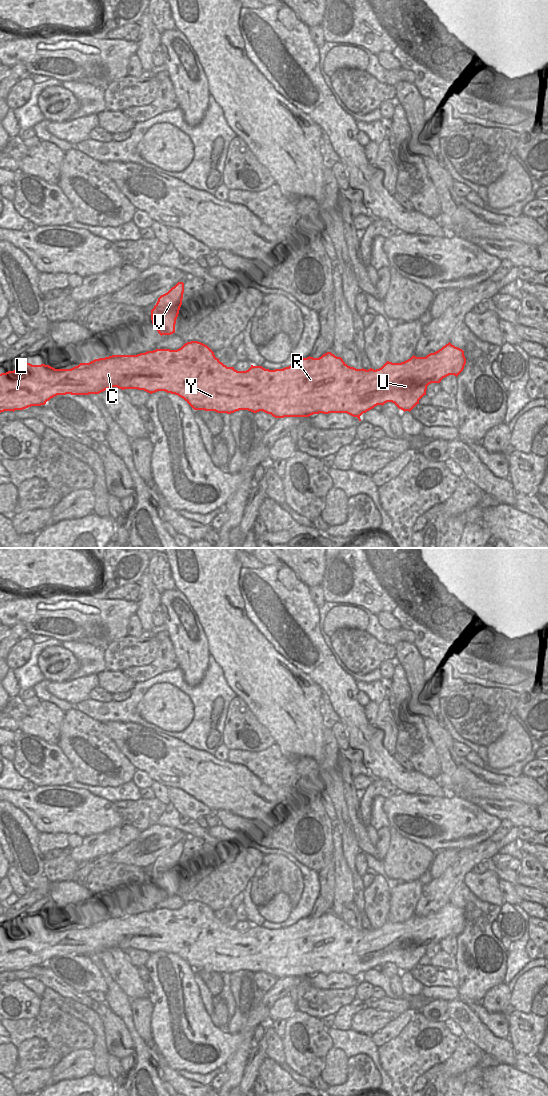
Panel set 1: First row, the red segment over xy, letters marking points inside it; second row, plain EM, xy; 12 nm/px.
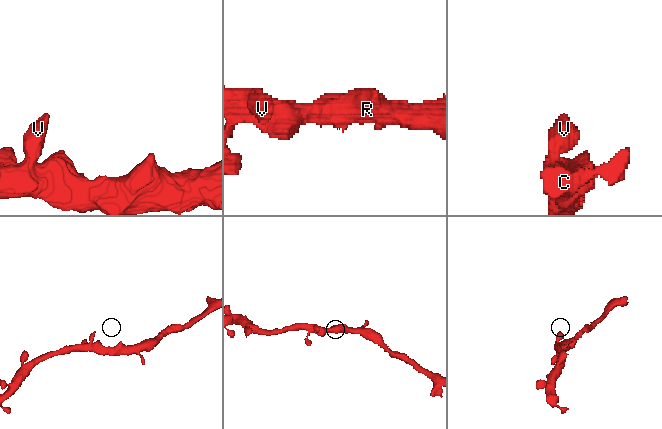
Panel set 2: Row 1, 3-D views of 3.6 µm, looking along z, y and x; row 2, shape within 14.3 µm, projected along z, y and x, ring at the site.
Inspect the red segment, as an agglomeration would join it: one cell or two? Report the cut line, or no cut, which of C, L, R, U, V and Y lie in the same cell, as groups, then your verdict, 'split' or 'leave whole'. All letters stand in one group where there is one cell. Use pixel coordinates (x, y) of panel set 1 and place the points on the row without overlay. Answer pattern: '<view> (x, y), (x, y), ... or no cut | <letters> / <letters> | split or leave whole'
no cut | C L R U V Y | leave whole

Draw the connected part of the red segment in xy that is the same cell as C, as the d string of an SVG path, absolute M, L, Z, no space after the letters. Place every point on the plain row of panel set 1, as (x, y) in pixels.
M191 901L185 903L181 908L177 910L170 909L156 909L153 911L147 911L145 913L140 913L137 915L112 915L105 918L95 919L89 923L80 923L78 926L75 926L71 929L55 929L49 925L32 925L30 923L25 923L14 931L8 931L6 933L0 934L0 973L4 971L15 971L23 970L31 966L41 966L45 965L47 961L57 955L89 955L89 954L99 954L107 949L112 947L117 947L119 949L138 949L144 950L150 954L157 951L165 951L167 953L178 955L183 958L194 970L205 970L205 971L215 971L217 973L227 973L231 974L239 970L248 970L253 973L263 971L267 974L271 974L275 978L284 978L284 977L309 977L313 974L329 974L329 973L347 973L353 977L357 977L361 981L360 976L363 973L373 969L377 965L384 965L387 962L394 963L399 969L405 971L411 971L417 964L419 960L426 955L427 946L431 943L440 943L441 940L449 935L458 936L464 929L466 924L466 918L464 916L464 911L458 907L455 907L450 902L443 906L441 909L434 913L428 914L426 917L416 917L412 916L410 919L401 922L401 923L392 923L387 921L379 929L356 929L354 927L348 926L341 917L337 917L331 912L323 914L319 918L307 917L302 918L294 925L285 927L283 929L269 930L265 929L262 926L253 926L246 931L237 931L234 927L227 927L218 918L215 917L214 912L205 904L198 901Z

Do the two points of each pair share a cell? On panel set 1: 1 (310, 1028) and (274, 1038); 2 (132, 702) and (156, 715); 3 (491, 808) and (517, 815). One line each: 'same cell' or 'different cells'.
1: different cells
2: different cells
3: same cell

